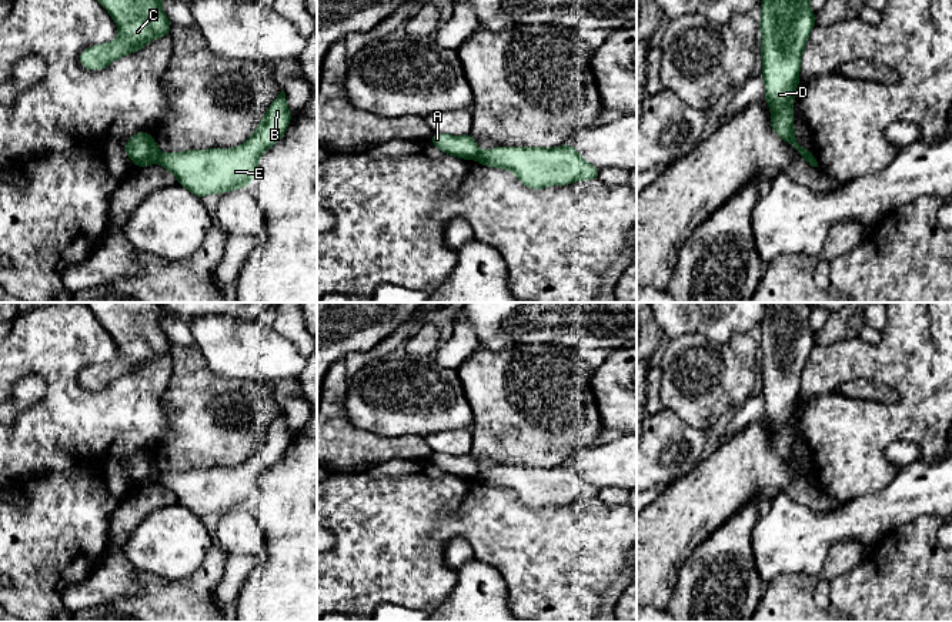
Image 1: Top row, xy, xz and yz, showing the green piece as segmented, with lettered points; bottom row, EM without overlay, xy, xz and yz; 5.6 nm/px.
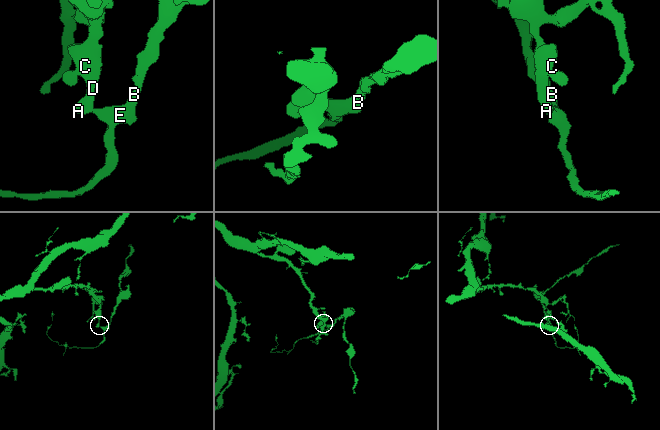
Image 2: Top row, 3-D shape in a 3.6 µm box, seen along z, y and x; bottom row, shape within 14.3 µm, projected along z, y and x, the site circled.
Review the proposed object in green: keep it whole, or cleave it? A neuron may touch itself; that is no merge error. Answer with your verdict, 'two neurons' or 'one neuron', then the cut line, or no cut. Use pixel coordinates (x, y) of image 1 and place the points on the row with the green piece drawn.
two neurons | xy (160, 153), (156, 161)

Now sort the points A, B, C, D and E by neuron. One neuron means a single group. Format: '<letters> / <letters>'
A C D / B E

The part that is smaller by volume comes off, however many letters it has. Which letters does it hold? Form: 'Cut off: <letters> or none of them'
Cut off: B, E

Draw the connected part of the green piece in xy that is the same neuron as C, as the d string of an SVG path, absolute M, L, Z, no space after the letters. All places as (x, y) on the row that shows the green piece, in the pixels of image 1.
M98 0L118 27L114 41L80 51L87 70L104 70L114 60L140 51L148 41L170 36L171 20L161 9L163 0Z

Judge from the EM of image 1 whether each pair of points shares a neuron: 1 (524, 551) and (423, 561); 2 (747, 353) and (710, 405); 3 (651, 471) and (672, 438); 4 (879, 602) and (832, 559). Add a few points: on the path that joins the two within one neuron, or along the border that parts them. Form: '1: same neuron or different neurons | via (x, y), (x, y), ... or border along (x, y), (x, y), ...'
1: same neuron | via (498, 529), (450, 529), (444, 535)
2: same neuron | via (734, 365), (712, 387), (711, 393)
3: same neuron | via (655, 462), (668, 447)
4: different neurons | border along (867, 557), (851, 569)

